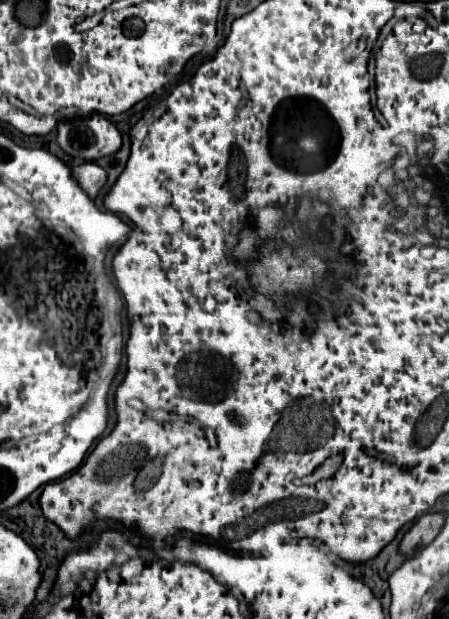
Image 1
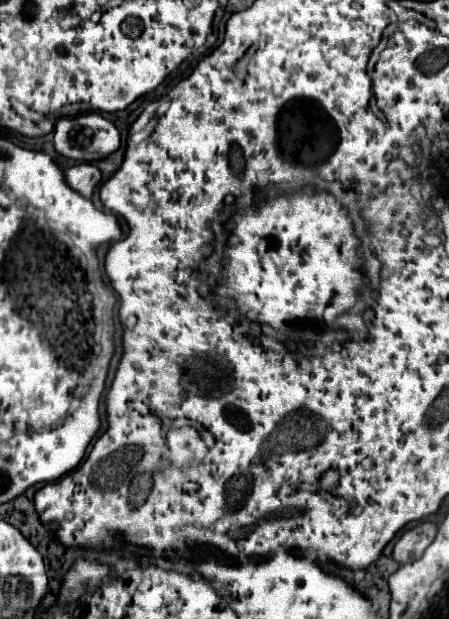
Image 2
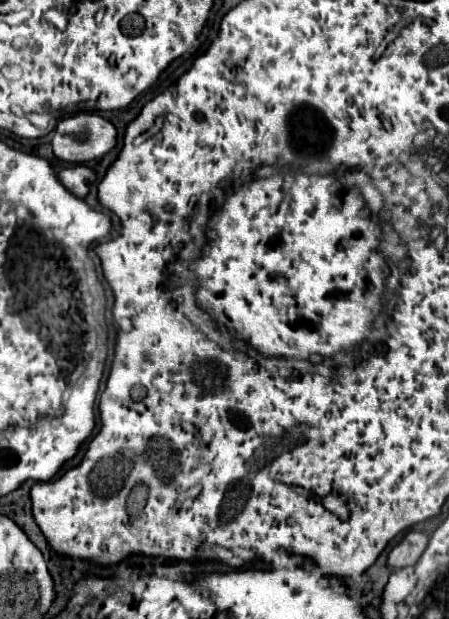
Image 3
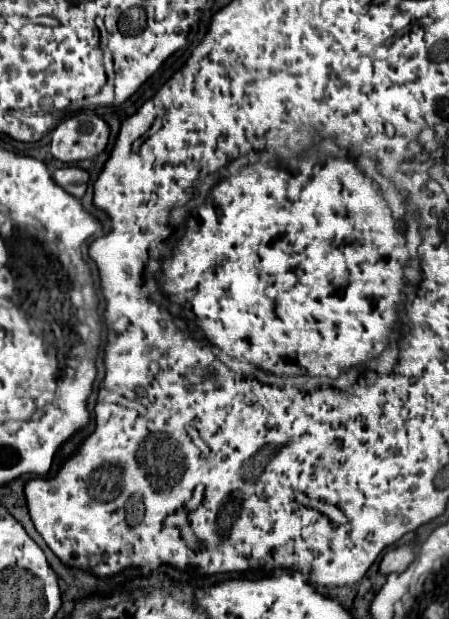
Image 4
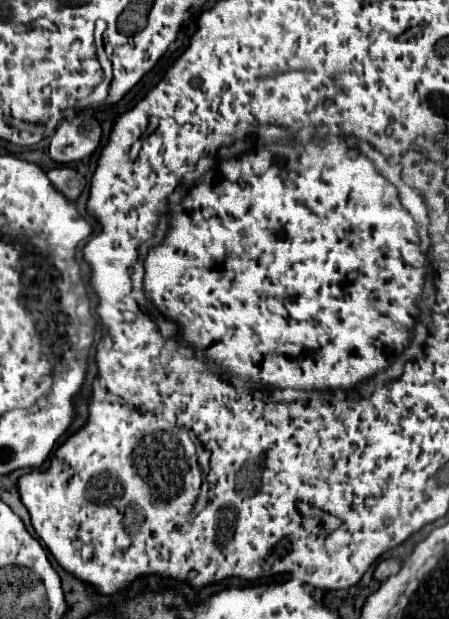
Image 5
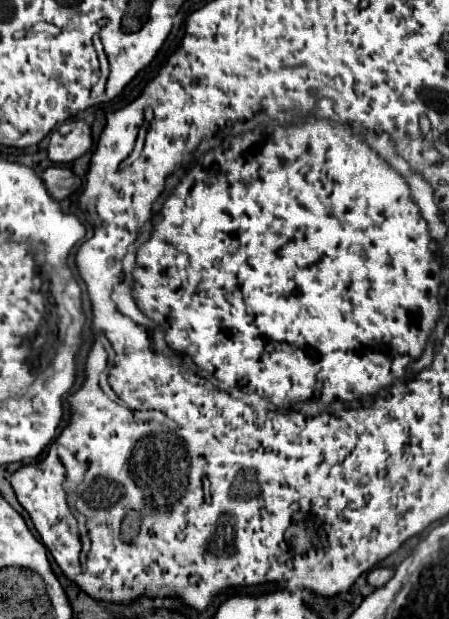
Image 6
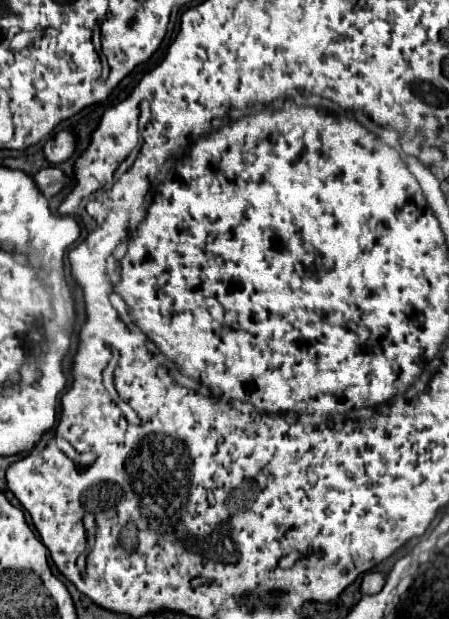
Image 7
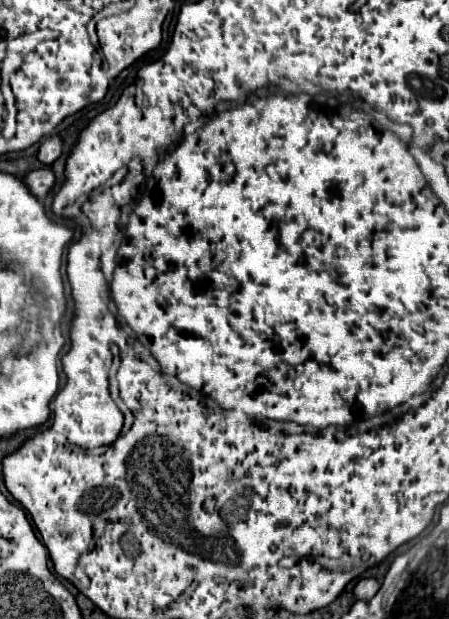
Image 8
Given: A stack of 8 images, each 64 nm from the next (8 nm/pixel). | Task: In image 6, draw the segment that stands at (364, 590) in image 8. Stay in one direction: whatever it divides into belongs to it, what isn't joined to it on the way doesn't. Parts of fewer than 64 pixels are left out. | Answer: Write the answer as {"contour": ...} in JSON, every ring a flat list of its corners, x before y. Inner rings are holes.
{"contour":[[378,566,378,568,374,568,374,570,368,574,368,582,370,582,374,588,380,588,380,586,384,586,392,576,394,576,394,568]]}

